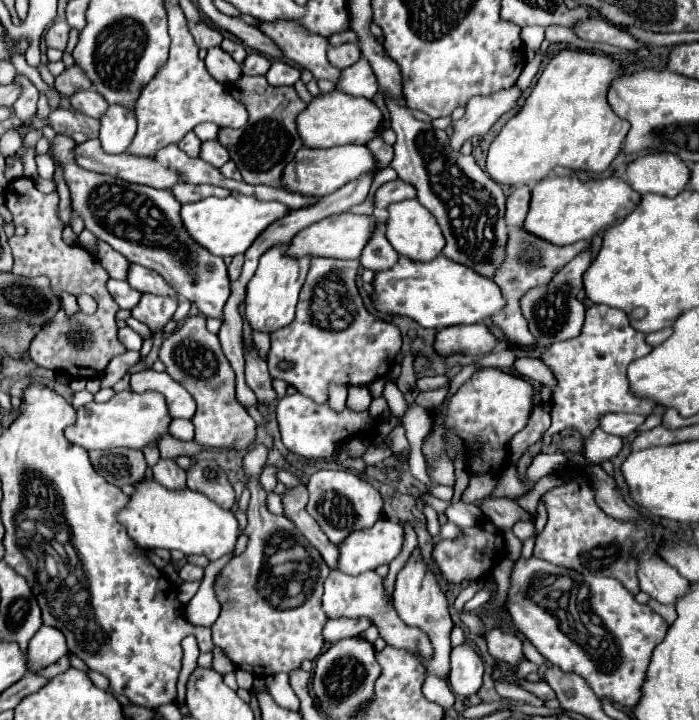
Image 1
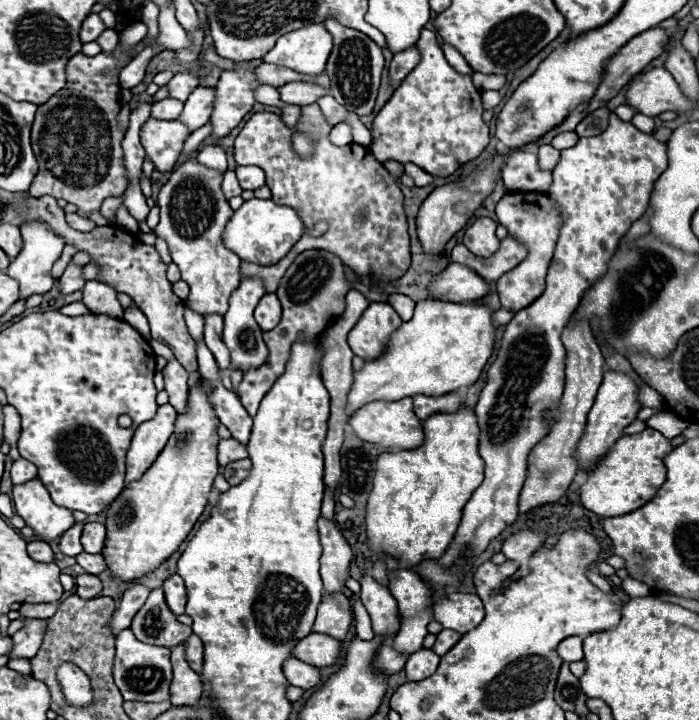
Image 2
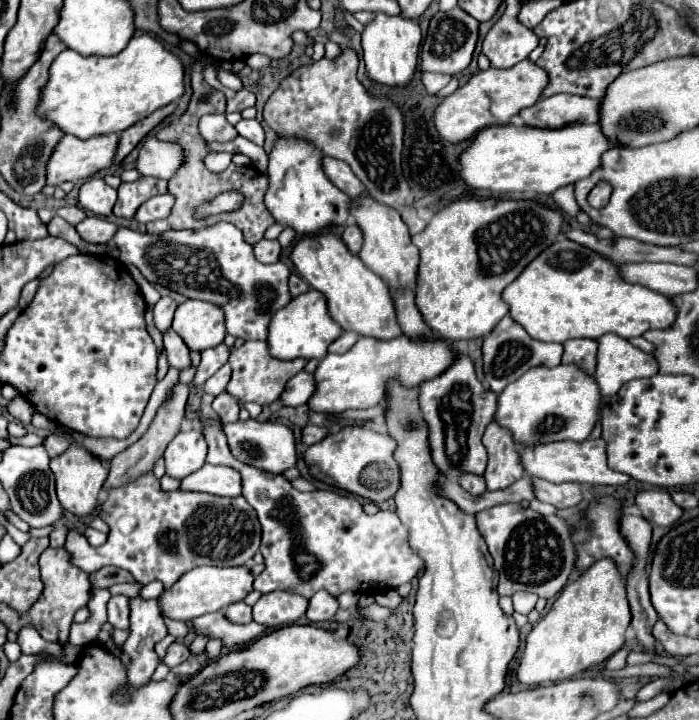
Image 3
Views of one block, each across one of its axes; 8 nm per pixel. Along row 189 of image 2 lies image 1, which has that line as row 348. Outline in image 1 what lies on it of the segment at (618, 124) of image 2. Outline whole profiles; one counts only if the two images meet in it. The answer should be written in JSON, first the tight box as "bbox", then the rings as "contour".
{"bbox":[542,304,656,438],"contour":[[[594,304],[588,308],[582,332],[576,338],[552,344],[542,354],[542,360],[552,368],[558,380],[552,396],[550,434],[562,432],[564,428],[576,428],[582,438],[590,438],[600,426],[600,418],[610,412],[634,412],[644,416],[652,414],[656,402],[634,396],[626,378],[628,364],[650,352],[652,346],[646,344],[644,334],[628,324],[628,316],[622,310],[608,308],[604,304]]]}

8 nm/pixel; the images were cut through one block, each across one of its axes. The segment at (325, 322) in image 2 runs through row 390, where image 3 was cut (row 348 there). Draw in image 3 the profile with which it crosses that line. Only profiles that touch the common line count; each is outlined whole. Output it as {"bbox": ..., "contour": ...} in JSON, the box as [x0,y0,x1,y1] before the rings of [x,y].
{"bbox":[228,342,306,404],"contour":[[[244,342],[240,348],[232,350],[230,356],[230,366],[232,366],[232,378],[228,382],[228,392],[234,392],[236,398],[240,398],[242,402],[258,402],[258,404],[270,404],[274,400],[278,400],[278,396],[284,390],[286,380],[290,380],[292,374],[302,372],[302,368],[306,366],[306,360],[276,360],[270,356],[266,342]]]}

